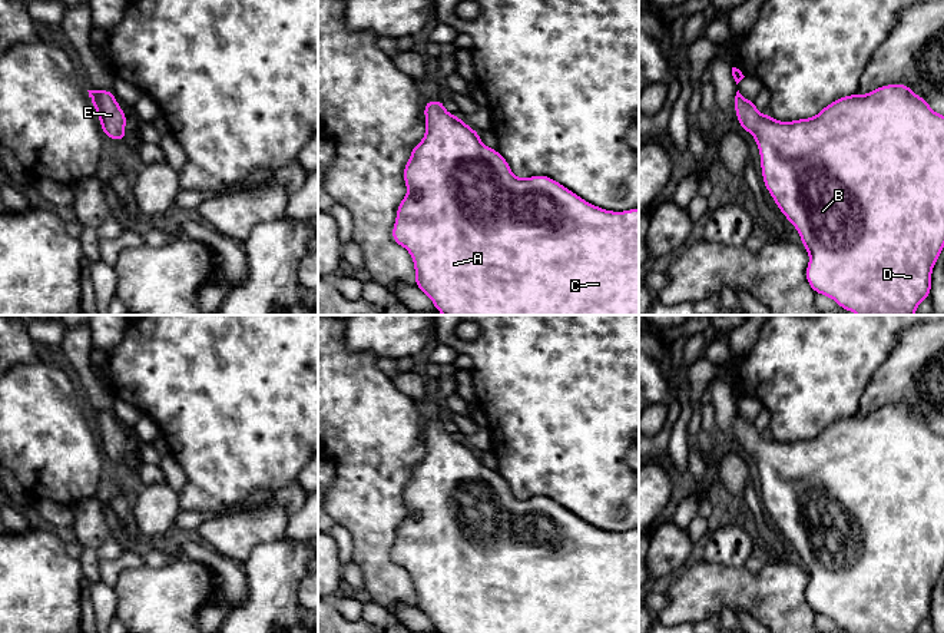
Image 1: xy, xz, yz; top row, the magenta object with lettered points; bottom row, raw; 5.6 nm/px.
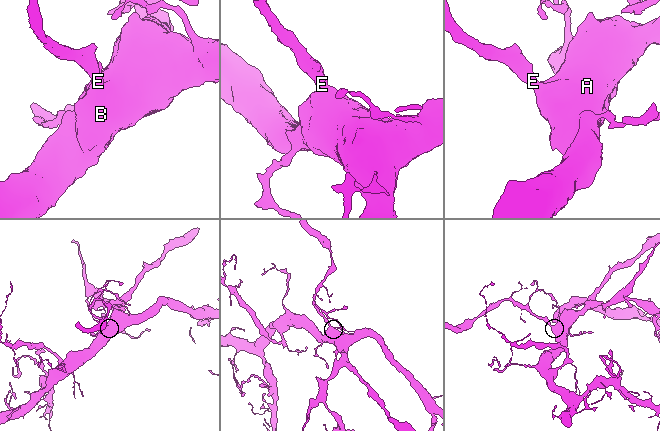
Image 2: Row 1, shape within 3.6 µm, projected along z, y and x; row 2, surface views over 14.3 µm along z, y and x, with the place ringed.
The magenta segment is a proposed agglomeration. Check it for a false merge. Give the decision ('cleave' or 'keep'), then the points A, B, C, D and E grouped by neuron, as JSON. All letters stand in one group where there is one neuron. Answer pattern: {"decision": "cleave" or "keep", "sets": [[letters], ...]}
{"decision": "keep", "sets": [["A", "B", "C", "D", "E"]]}

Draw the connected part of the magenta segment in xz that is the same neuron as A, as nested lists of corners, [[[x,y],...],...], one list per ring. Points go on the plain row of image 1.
[[[444,421],[424,424],[425,455],[411,471],[403,497],[408,510],[400,523],[392,561],[404,567],[415,590],[415,607],[433,622],[438,633],[639,633],[639,528],[625,533],[606,531],[583,521],[544,496],[516,498],[509,483],[496,470],[481,464],[478,453],[458,437],[444,431]]]

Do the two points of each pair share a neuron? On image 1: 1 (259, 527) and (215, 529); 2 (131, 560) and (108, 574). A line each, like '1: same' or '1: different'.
1: same
2: same

